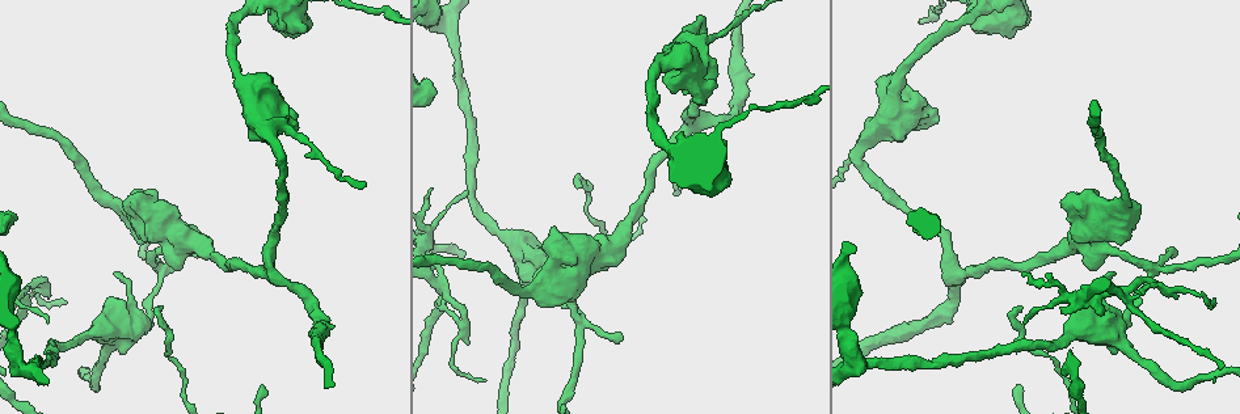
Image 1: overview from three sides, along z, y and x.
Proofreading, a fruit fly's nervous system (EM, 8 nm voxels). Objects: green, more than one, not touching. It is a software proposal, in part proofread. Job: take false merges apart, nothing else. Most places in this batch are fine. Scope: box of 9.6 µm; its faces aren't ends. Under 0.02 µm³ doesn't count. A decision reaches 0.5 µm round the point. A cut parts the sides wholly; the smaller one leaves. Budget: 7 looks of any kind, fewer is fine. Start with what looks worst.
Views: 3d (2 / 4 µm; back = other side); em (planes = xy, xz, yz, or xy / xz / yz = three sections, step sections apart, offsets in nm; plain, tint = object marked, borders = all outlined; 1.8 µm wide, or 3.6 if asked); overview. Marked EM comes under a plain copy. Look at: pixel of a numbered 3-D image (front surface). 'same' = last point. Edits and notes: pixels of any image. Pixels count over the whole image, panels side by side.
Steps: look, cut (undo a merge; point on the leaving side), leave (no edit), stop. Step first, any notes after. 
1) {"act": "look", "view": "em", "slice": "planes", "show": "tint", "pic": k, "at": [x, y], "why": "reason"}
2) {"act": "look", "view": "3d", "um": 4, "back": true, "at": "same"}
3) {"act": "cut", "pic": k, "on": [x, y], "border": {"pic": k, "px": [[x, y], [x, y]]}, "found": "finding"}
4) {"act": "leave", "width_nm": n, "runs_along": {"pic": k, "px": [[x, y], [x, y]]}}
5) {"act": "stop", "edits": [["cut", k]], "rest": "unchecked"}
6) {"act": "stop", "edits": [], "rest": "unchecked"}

{"act": "look", "view": "3d", "um": 2, "pic": 1, "at": [442, 292]}

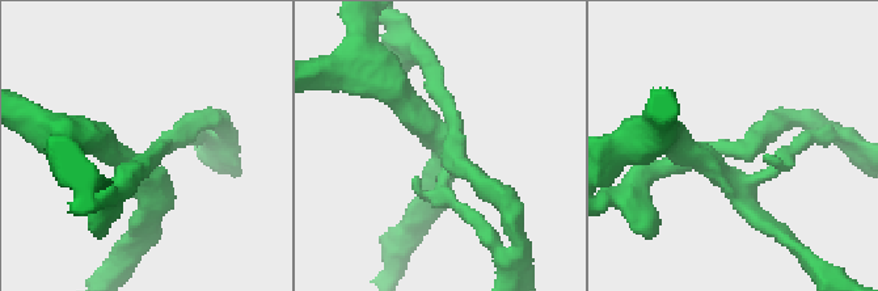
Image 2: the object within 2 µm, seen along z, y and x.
{"act": "look", "view": "em", "slice": "planes", "show": "tint", "pic": 2, "at": [152, 164], "arms": 3, "why": "now the EM"}

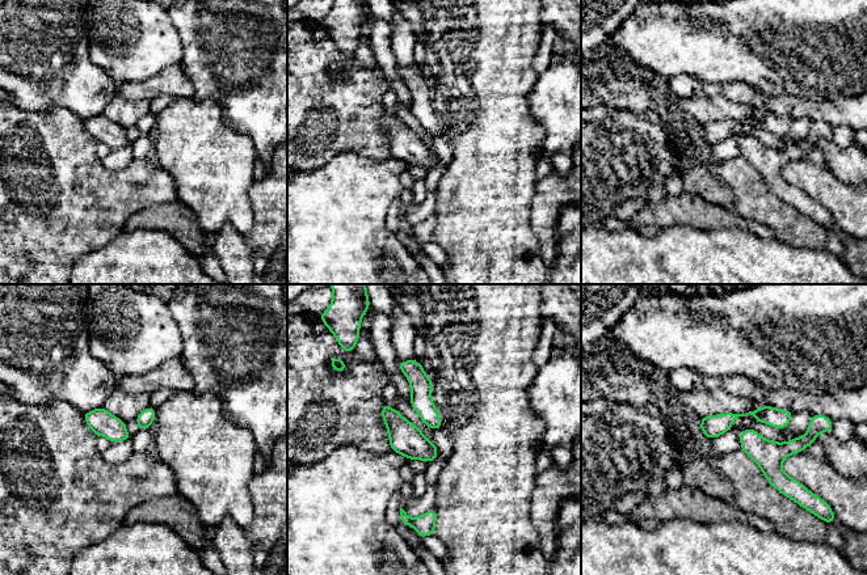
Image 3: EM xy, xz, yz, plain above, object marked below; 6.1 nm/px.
{"act": "cut", "pic": 3, "on": [413, 371], "border": {"pic": 3, "px": [[425, 375], [421, 380], [409, 383]]}, "found": "two neurons meet here"}

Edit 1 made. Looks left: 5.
{"act": "look", "view": "overview", "why": "redraw"}

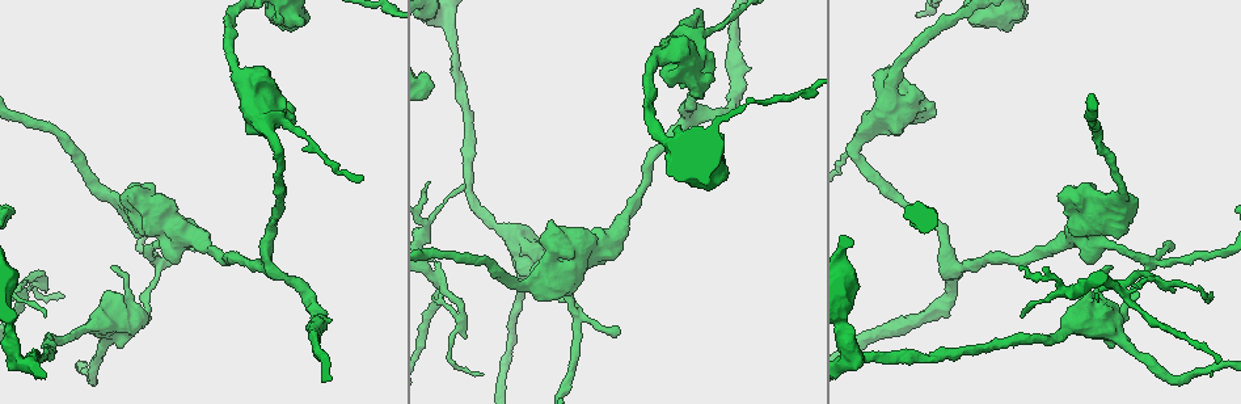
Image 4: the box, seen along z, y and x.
{"act": "look", "view": "3d", "um": 4, "pic": 4, "at": [448, 32], "why": "three-way junction"}

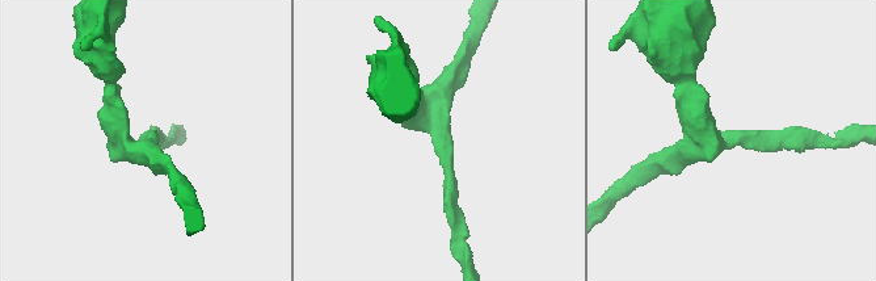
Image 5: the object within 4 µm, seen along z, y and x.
{"act": "look", "view": "em", "slice": "planes", "show": "tint", "pic": 5, "at": [443, 143], "arms": 3, "arm_widths_nm": [220, 260, 320], "why": "now the EM"}

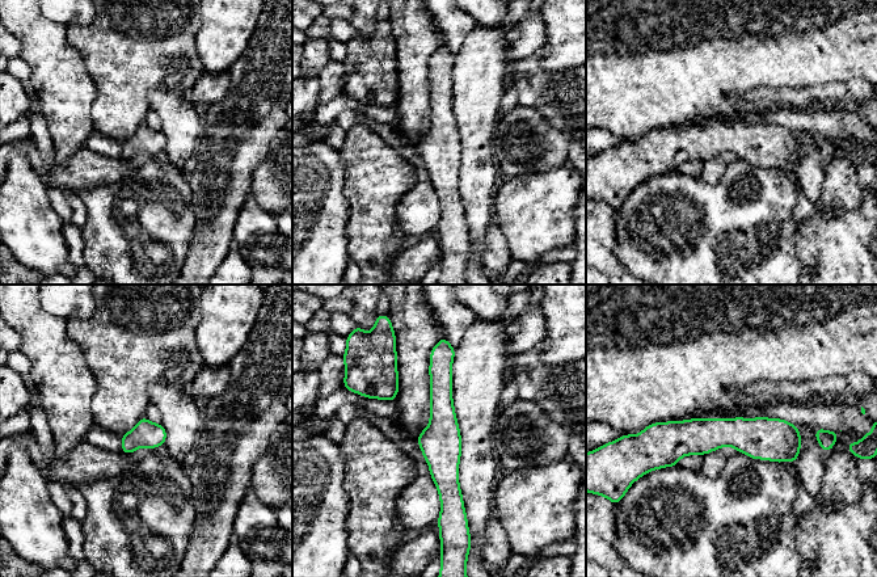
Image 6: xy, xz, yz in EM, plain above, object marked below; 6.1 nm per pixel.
{"act": "leave", "runs_along": {"pic": 6, "px": [[446, 353], [441, 361], [443, 510]]}, "found": "one neuron here"}

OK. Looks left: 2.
{"act": "look", "view": "em", "slice": "yz", "step": 8, "show": "tint", "pic": 4, "at": [574, 310]}

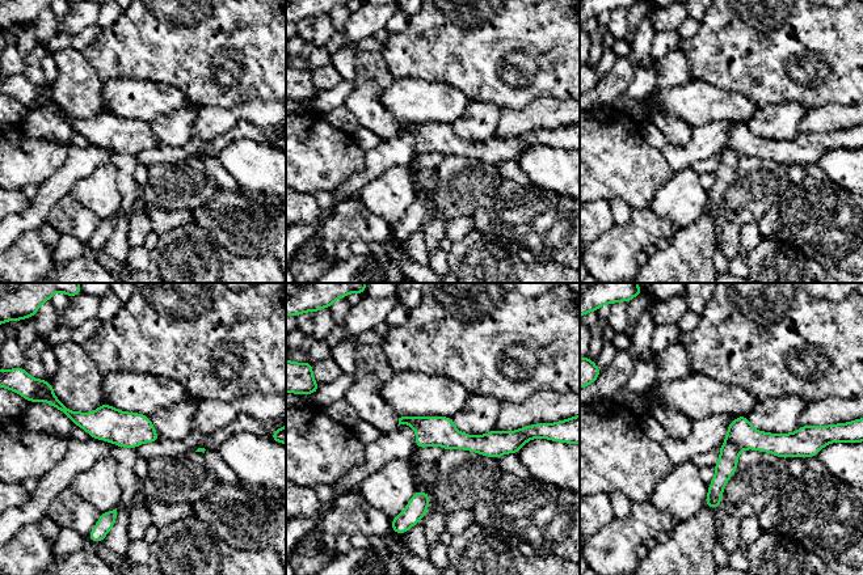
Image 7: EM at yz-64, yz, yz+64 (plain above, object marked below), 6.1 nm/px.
{"act": "cut", "pic": 7, "on": [725, 466], "border": {"pic": 7, "px": [[724, 442], [732, 442], [742, 448]]}, "found": "two neurons meet here"}

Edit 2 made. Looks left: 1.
{"act": "stop", "edits": [["cut", 3], ["cut", 7]], "rest": "unchecked"}

